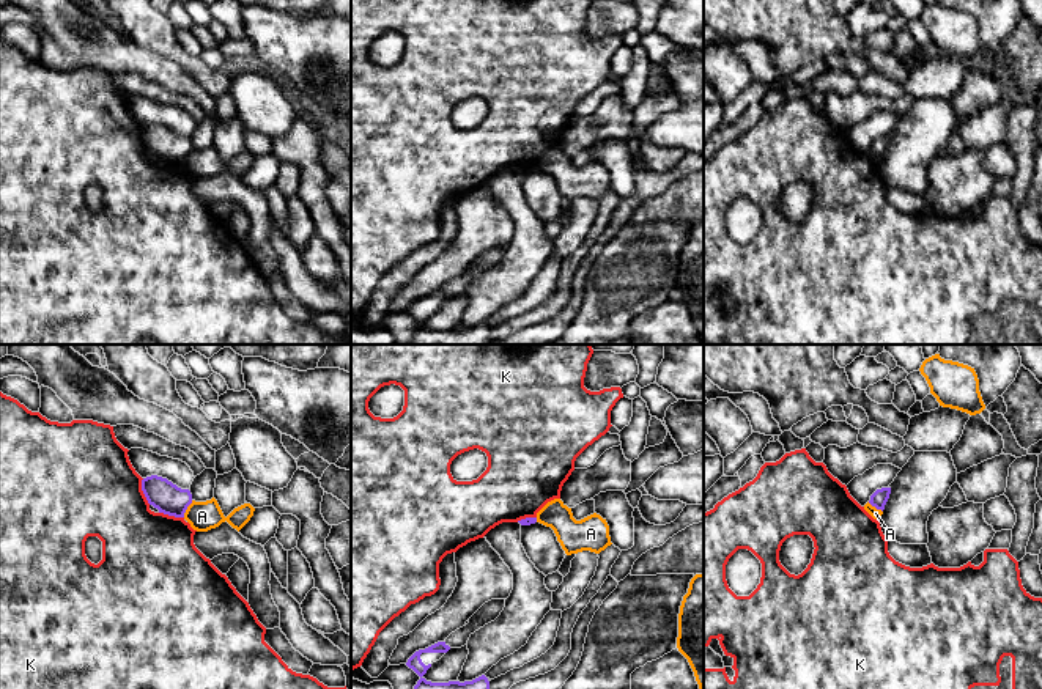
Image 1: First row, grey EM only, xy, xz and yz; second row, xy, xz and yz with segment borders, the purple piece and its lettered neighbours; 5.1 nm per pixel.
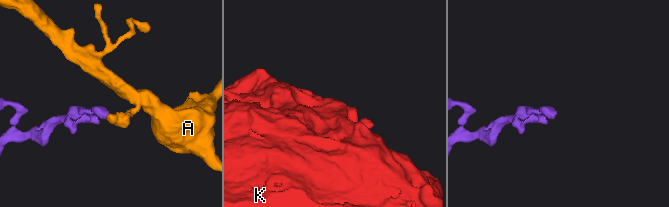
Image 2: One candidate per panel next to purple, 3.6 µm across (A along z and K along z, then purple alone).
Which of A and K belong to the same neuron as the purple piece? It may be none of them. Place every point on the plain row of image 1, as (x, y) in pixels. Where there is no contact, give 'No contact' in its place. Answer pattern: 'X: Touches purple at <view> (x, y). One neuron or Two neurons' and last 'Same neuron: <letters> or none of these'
A: Touches purple at xy (186, 156). Two neurons
K: Touches purple at xy (142, 137). Two neurons
Same neuron: none of these

